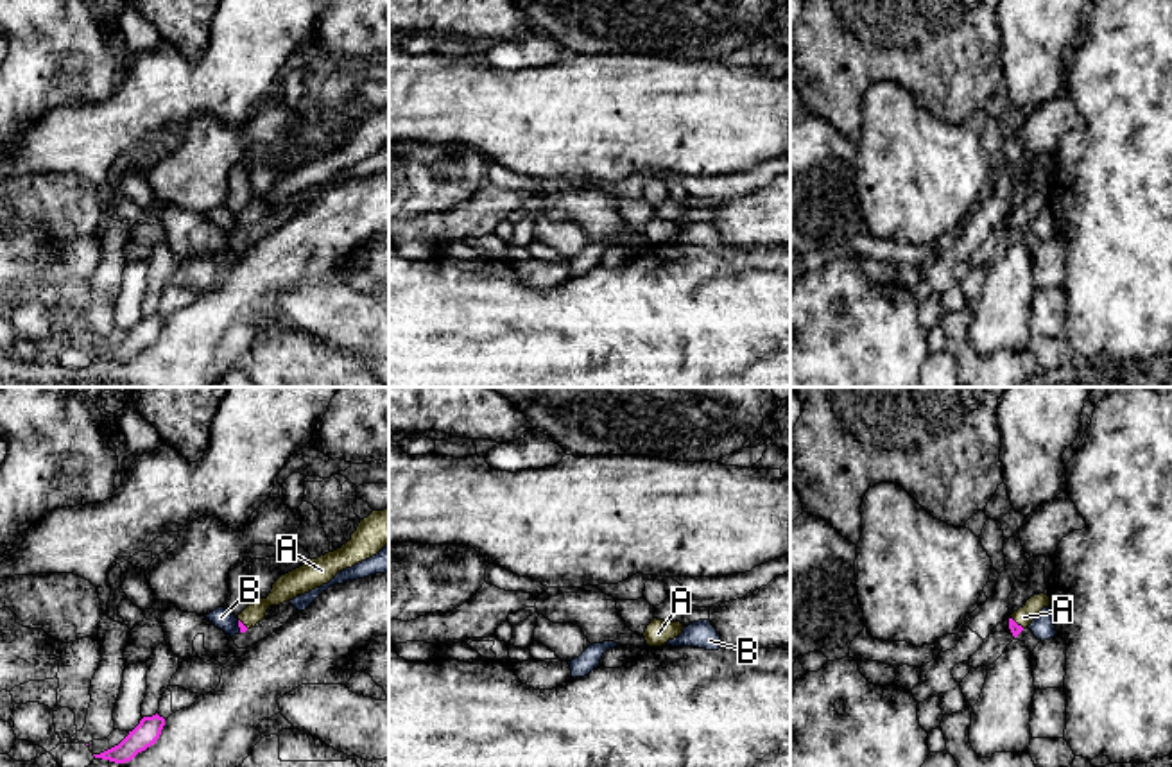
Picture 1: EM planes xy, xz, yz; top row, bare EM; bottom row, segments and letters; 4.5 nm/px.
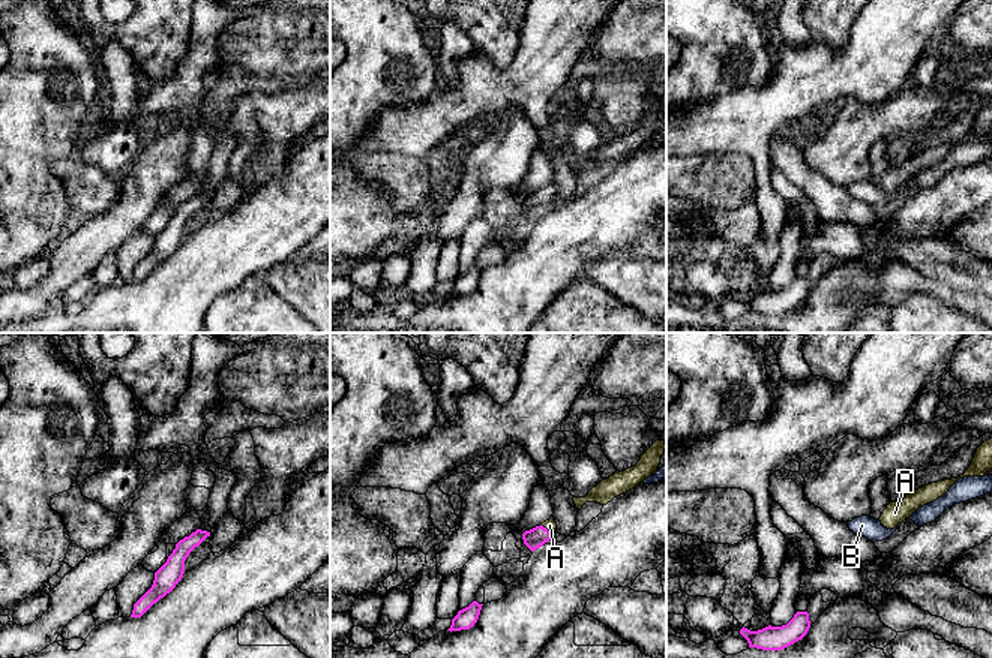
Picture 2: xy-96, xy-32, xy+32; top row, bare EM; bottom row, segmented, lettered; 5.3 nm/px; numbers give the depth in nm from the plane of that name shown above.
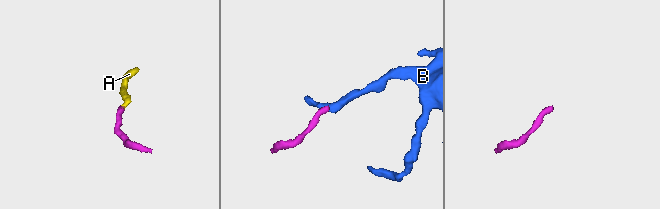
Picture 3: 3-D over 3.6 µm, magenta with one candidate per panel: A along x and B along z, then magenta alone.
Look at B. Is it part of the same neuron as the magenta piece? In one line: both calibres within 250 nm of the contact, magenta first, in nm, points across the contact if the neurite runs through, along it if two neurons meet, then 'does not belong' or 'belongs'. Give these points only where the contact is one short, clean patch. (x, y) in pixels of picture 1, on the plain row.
30/90 nm | along xy (237, 219), (241, 230) | does not belong

